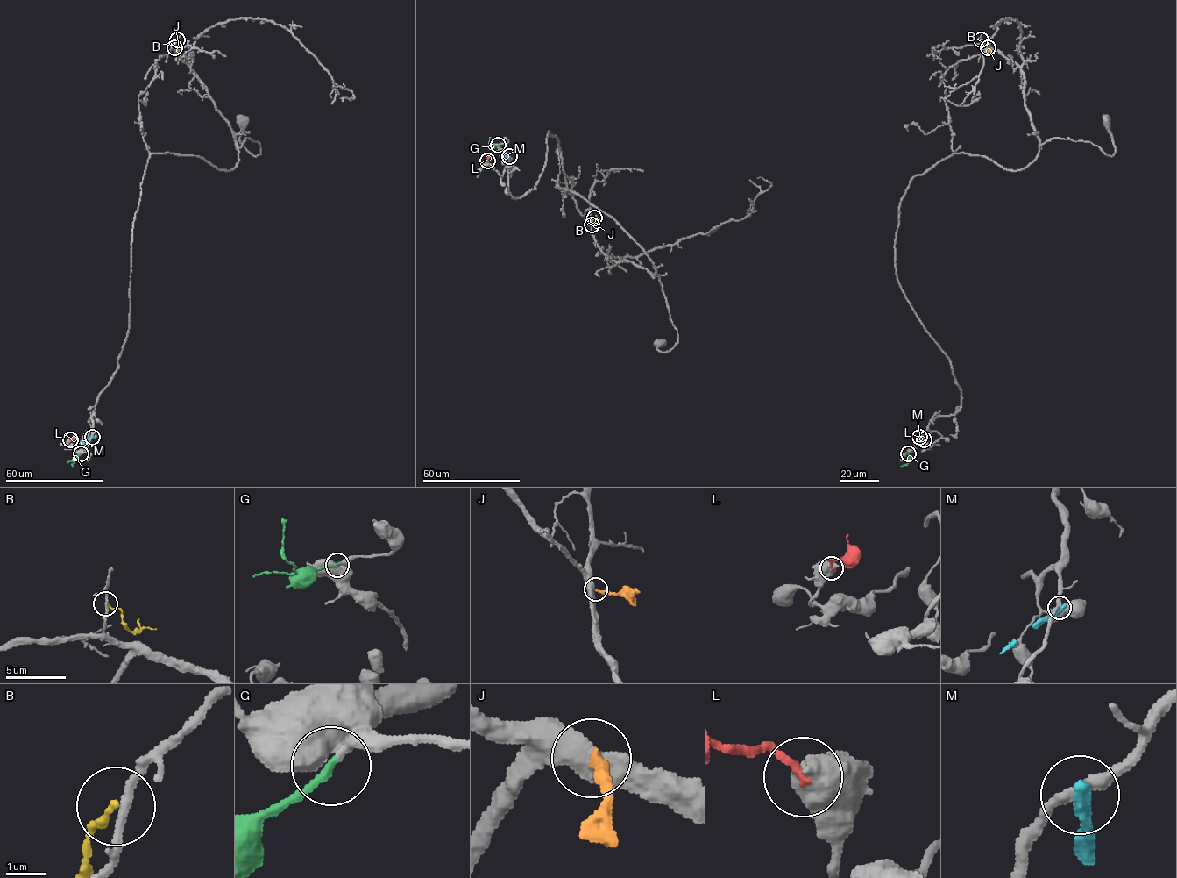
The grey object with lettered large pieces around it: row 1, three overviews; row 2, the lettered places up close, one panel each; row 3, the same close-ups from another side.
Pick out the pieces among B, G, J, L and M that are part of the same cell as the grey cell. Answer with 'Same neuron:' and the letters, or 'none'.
Same neuron: G

